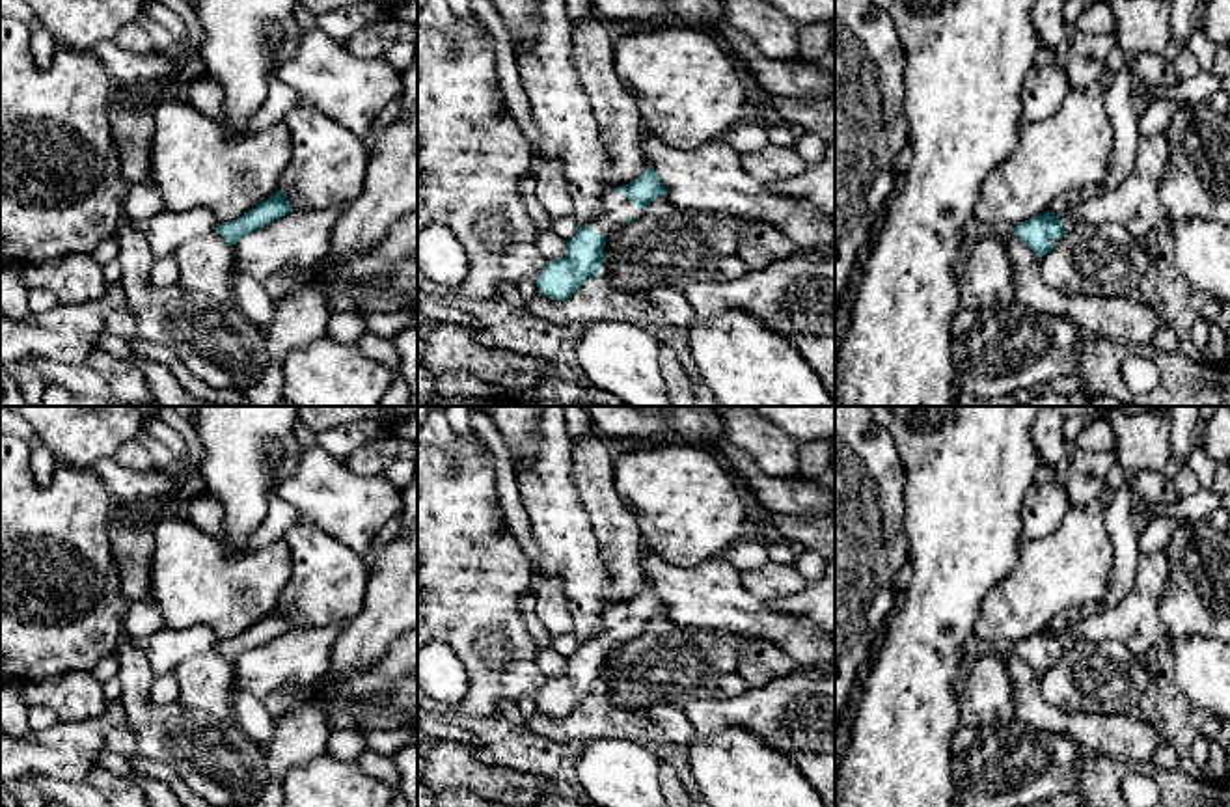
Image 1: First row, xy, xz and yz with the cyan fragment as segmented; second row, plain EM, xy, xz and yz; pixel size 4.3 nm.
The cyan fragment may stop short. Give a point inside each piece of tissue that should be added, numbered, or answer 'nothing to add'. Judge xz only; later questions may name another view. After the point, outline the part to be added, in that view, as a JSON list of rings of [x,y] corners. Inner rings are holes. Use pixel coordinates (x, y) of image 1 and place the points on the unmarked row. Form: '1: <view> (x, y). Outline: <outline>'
1: xz (617, 625). Outline: [[[621,608],[608,609],[602,617],[602,622],[604,630],[589,643],[593,645],[593,649],[604,654],[608,654],[611,647],[624,637],[637,636],[645,630],[641,624],[624,615]]]

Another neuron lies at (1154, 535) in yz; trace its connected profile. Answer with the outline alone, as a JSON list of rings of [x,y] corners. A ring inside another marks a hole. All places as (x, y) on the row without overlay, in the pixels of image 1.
[[[1161,516],[1161,518],[1152,518],[1150,522],[1142,524],[1139,531],[1141,555],[1150,555],[1150,554],[1165,550],[1174,529],[1178,527],[1178,522],[1180,520],[1176,518]]]

